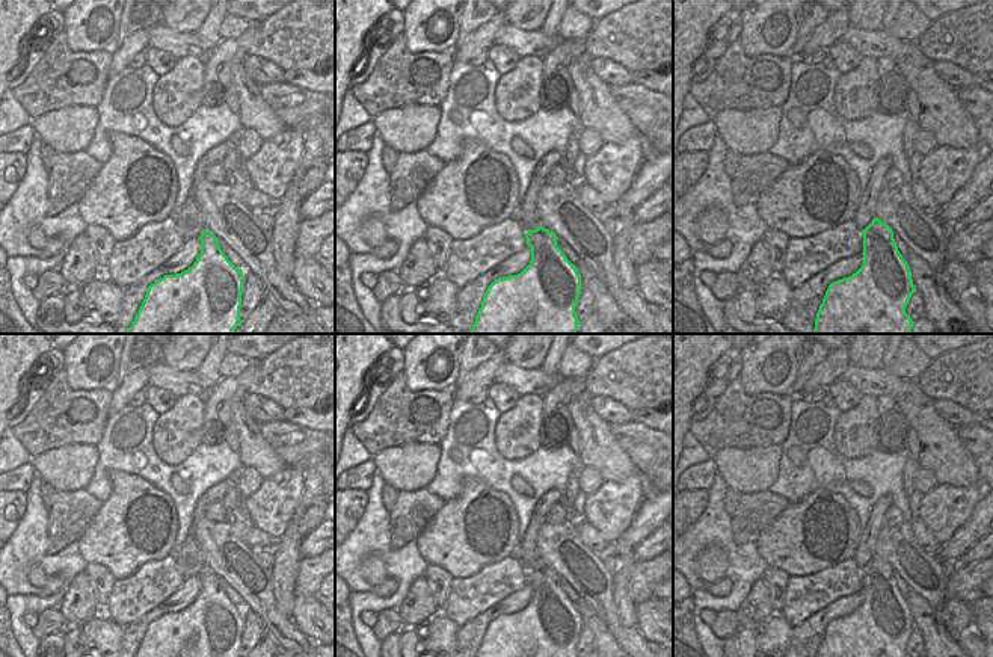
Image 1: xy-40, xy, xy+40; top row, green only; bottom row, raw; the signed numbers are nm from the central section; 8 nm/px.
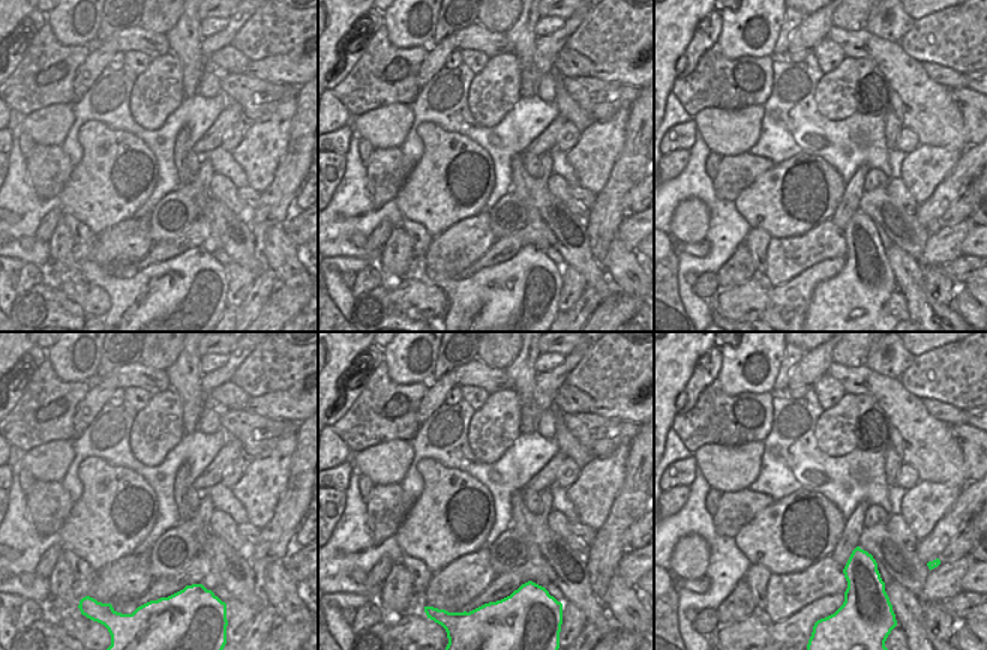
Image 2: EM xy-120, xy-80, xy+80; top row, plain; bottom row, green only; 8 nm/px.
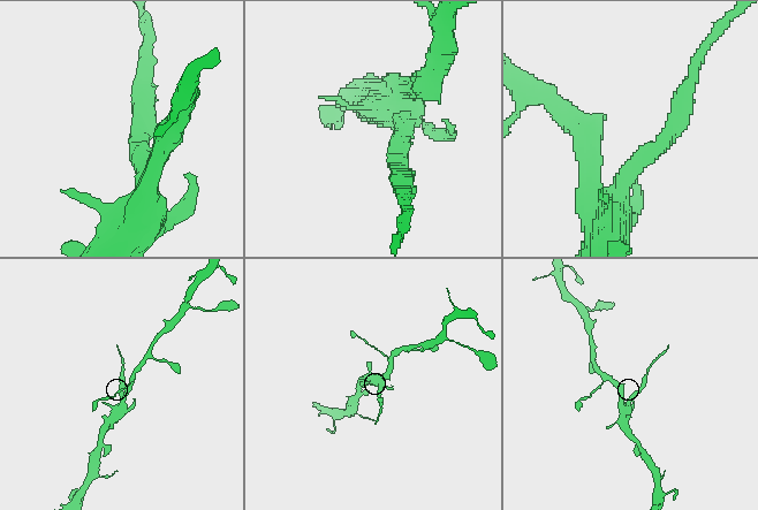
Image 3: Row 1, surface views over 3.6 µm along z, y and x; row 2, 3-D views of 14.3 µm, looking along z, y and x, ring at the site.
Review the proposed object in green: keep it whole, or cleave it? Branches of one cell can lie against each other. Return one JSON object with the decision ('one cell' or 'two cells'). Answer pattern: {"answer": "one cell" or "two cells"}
{"answer": "two cells"}

